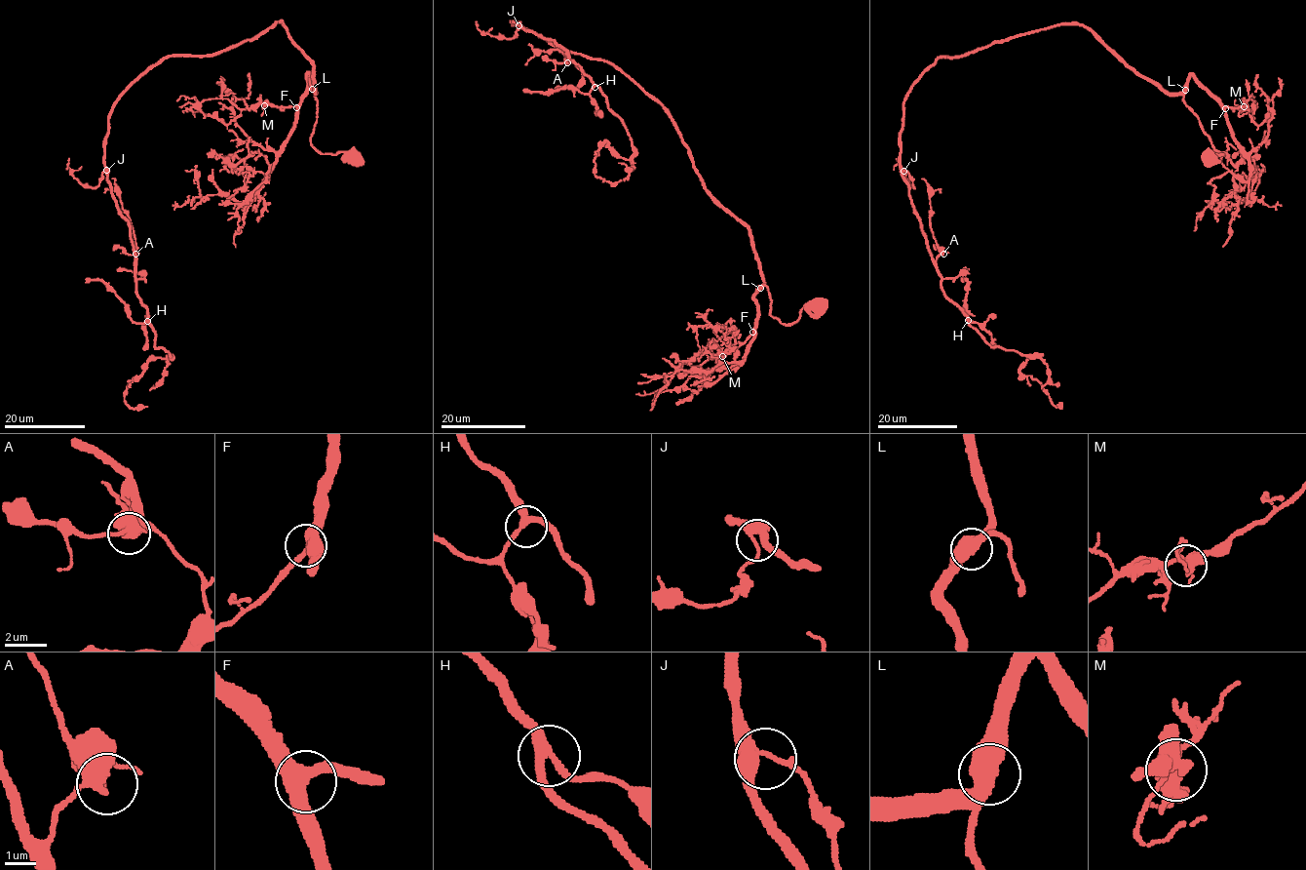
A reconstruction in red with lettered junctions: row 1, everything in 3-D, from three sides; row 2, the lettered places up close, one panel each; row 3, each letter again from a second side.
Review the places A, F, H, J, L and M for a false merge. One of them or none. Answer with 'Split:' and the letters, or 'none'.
Split: none

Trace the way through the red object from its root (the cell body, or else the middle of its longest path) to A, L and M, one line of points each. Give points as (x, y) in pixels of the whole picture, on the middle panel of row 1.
A: (819, 305), (787, 325), (770, 315), (750, 230), (705, 187), (659, 102), (513, 21), (567, 62)
L: (819, 305), (806, 304), (795, 321), (784, 325), (770, 315), (772, 302), (768, 288), (765, 285), (760, 289)
M: (819, 305), (806, 304), (795, 321), (784, 325), (770, 315), (765, 285), (753, 296), (752, 333), (722, 356)

